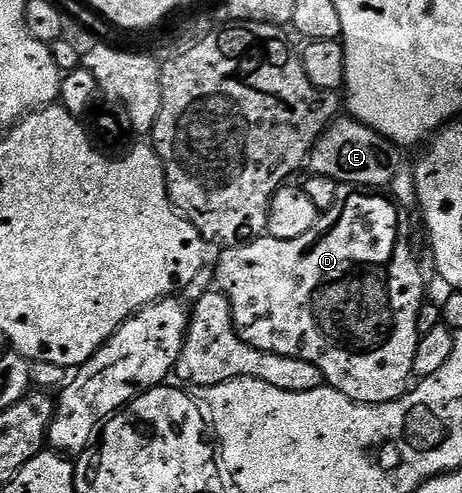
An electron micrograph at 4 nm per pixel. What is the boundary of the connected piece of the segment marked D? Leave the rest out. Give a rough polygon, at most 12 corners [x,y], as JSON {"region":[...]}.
{"region":[[391,195],[219,253],[238,338],[409,391],[424,276]]}

